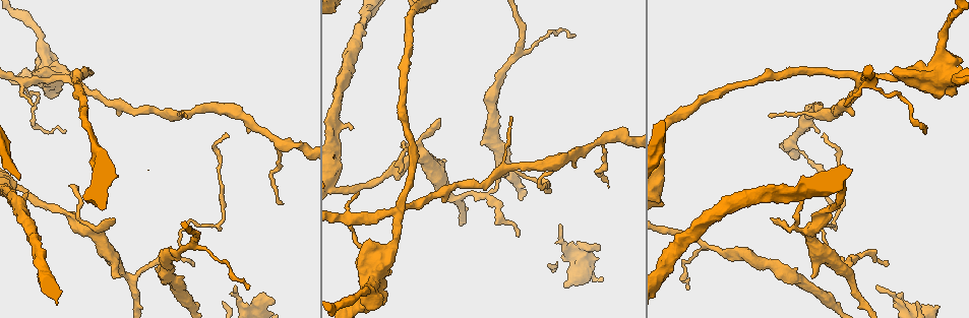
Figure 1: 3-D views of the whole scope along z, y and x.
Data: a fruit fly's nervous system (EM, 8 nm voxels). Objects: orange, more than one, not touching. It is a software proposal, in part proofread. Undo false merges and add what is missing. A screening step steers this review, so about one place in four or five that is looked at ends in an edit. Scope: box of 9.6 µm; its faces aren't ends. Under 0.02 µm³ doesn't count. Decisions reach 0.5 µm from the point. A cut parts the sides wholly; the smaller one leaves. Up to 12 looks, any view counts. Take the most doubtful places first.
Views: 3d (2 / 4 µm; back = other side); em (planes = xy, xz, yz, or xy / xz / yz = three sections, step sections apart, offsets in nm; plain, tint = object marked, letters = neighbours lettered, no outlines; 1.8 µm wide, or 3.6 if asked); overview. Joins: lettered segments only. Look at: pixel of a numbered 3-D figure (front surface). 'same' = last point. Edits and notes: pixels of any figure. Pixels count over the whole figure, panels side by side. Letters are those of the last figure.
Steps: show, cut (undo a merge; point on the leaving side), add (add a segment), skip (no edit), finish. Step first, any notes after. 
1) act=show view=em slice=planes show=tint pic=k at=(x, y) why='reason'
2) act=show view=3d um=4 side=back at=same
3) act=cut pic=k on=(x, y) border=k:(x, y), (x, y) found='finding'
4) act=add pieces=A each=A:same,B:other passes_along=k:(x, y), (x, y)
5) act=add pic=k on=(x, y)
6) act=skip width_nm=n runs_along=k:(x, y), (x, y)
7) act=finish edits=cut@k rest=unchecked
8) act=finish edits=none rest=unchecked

act=show view=3d um=4 side=back pic=1 at=(400, 210) why='thick turns thin'

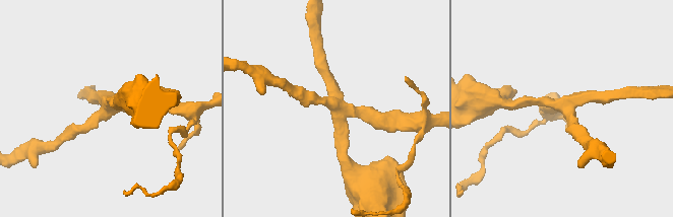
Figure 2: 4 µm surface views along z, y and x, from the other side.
act=show view=em slice=planes show=letters pic=2 at=(565, 105) why='shape alone is not enough'

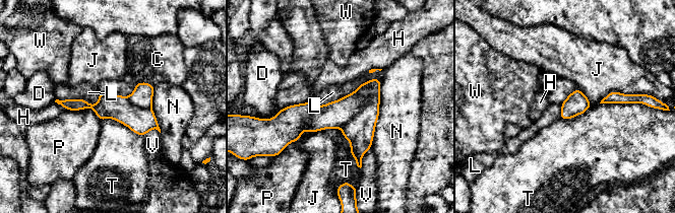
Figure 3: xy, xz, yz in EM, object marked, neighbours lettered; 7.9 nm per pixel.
act=cut pic=3 on=(333, 115) width_nm=180 each=C:other,D:other,H:other,J:other,L:other,N:other,P:other,T:other,V:other,W:other border=3:(354, 91), (364, 103), (341, 128) found='a second neuron is stuck on'

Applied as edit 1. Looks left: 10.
act=show view=3d um=4 pic=1 at=(599, 246) why='branch stops here'

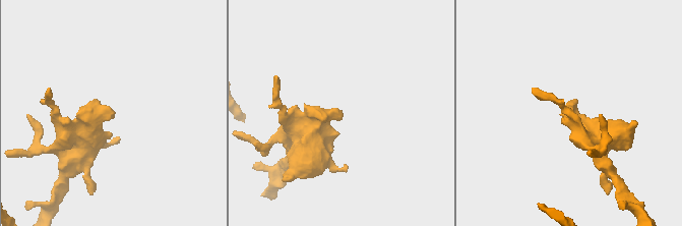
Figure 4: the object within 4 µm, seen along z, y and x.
act=show view=em slice=planes show=letters pic=4 at=(113, 114) why='now the EM'

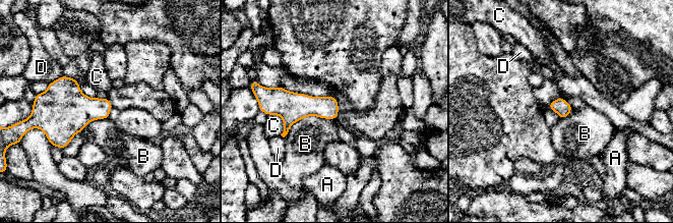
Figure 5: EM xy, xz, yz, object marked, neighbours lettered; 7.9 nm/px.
act=skip each=A:other,B:other,C:other,D:other border=5:(333, 119), (303, 117), (284, 136) found='no lettered segment goes on from it'

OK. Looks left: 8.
act=show view=3d um=2 side=back pic=1 at=(157, 261) why='arms part here'

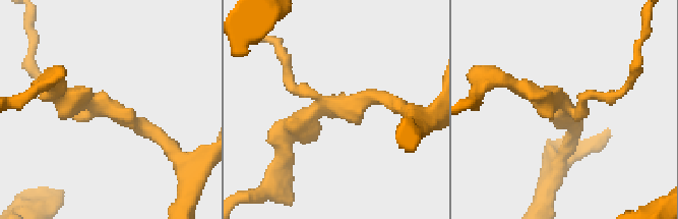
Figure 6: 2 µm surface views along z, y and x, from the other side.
act=show view=em slice=yz step=16 show=tint pic=6 at=(327, 105)

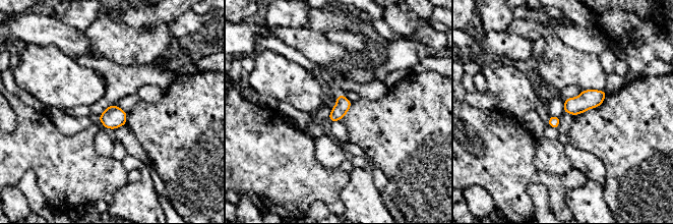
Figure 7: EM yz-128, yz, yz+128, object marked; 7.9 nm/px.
act=show view=em slice=planes show=letters at=same why='cut it another way'

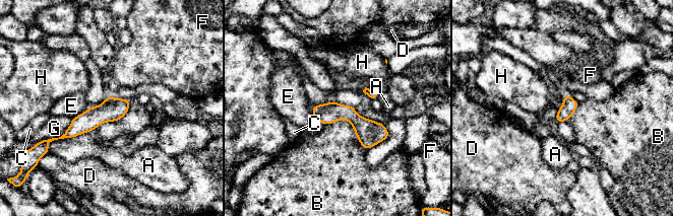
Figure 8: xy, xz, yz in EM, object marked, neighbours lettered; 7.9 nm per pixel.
act=skip width_nm=120 each=A:other,B:other,C:other,D:other,E:other,F:other,G:other,H:other runs_along=8:(314, 108), (386, 134) found='continuous, no second neuron'

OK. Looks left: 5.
act=show view=3d um=4 pic=1 at=(341, 192) why='sudden change in width'

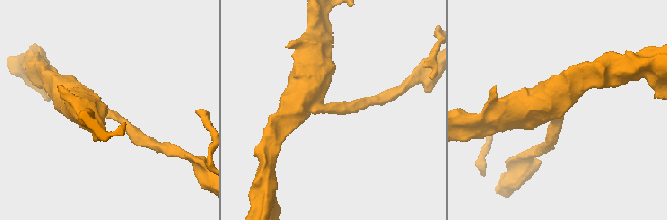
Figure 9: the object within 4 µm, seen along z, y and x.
act=show view=em slice=planes show=letters pic=9 at=(331, 109) arm_widths_nm=200,650 why='need the tissue'

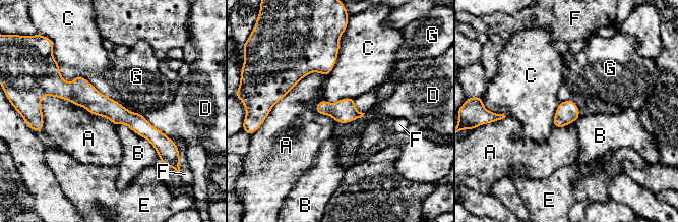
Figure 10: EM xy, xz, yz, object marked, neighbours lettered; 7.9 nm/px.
act=skip each=A:other,B:other,C:other,D:other,E:other,F:other,G:other runs_along=10:(56, 91), (80, 92), (167, 140) found='all the same neuron'

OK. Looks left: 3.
act=show view=3d um=4 pic=1 at=(384, 304) why='thick end'

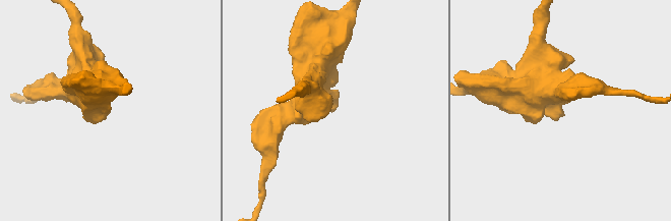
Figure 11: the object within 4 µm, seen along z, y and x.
act=show view=em slice=planes show=tint pic=11 at=(336, 109) why='need the tissue'

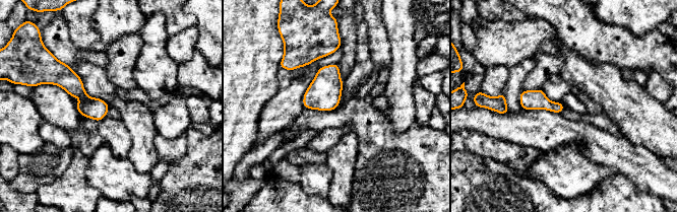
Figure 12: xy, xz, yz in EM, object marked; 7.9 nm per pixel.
act=show view=em slice=planes show=letters at=same why='what lies round it'

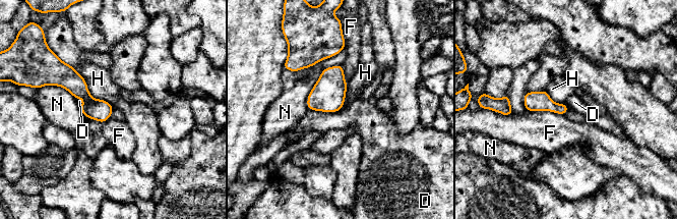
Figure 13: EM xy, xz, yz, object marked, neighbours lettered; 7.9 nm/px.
act=skip longest_contact=H:360nm each=D:other,F:other,H:other,N:other found='no lettered segment goes on from it'

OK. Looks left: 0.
act=finish edits=cut@3 rest=unchecked

